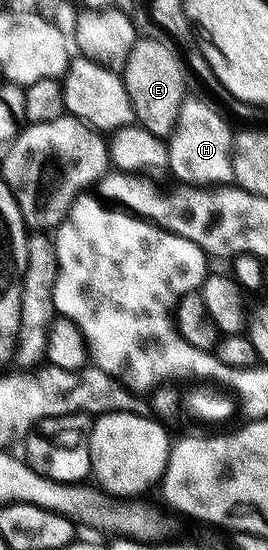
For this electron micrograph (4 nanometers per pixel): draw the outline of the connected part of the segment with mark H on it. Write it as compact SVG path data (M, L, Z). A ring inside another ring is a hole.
M187 96L179 108L179 120L175 120L173 133L167 139L168 173L174 174L177 177L176 181L186 186L212 188L233 182L233 135L235 130L234 127L229 127L228 120L216 110L218 107L208 97L205 98Z

